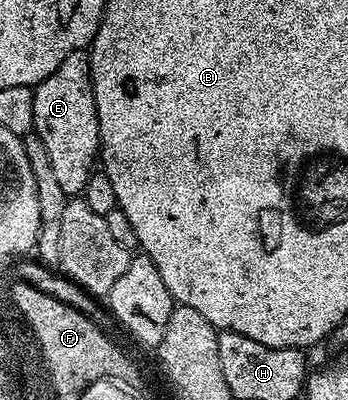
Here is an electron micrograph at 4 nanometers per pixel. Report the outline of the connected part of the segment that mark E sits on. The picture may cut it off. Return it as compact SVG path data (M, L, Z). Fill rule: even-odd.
M74 49L48 75L48 79L41 81L34 89L34 128L40 143L44 143L44 151L48 151L48 159L52 159L52 172L60 183L67 198L77 198L84 191L90 176L96 172L96 162L100 157L100 146L98 144L98 112L96 111L96 95L94 94L94 84L90 74L90 55L86 49Z

